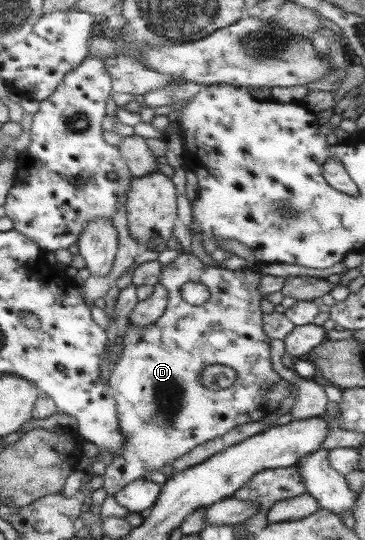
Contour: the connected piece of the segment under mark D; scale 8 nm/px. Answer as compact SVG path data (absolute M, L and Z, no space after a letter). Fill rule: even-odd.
M182 251L170 263L164 264L162 270L166 273L165 282L169 295L166 308L162 311L162 315L160 315L153 324L148 324L147 326L134 326L129 324L127 326L124 339L122 339L122 345L124 347L122 347L118 359L112 363L112 368L109 368L109 378L106 383L111 390L112 398L115 400L118 430L120 430L120 434L122 434L124 441L122 441L122 449L112 457L110 464L108 464L108 466L104 468L103 473L100 474L103 482L102 488L104 489L106 496L114 496L116 492L121 488L124 488L126 484L133 480L148 477L148 473L152 472L152 470L160 470L168 460L174 461L176 458L180 458L182 454L190 452L190 450L192 450L194 446L198 446L198 444L208 442L208 440L212 440L213 438L216 438L216 436L221 437L222 434L226 434L228 430L232 430L232 428L240 426L240 424L256 422L257 420L264 418L264 416L270 414L273 410L276 410L280 402L282 402L286 396L290 396L288 381L282 379L270 365L270 357L268 355L268 352L270 352L269 342L261 328L261 317L263 314L260 308L260 301L263 297L262 294L258 292L258 281L260 281L258 273L248 268L242 268L240 270L224 270L224 268L218 266L212 267L204 265L196 256L192 255L191 252ZM186 282L200 282L202 286L206 286L206 288L208 288L208 294L210 294L208 295L206 302L198 306L192 306L186 303L186 301L182 299L182 296L180 296L180 293L178 293L180 286L186 284ZM212 364L220 364L234 369L234 371L236 371L236 380L234 380L228 388L216 391L206 389L206 387L198 381L198 374L200 374L202 368L212 366Z

